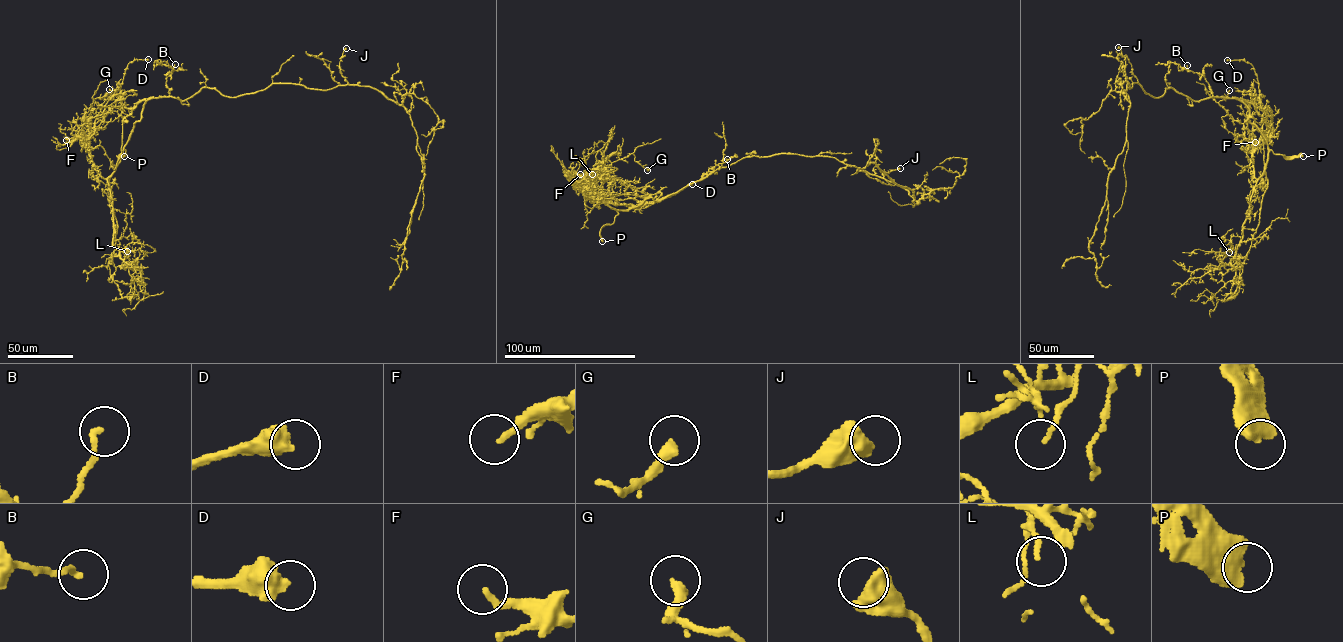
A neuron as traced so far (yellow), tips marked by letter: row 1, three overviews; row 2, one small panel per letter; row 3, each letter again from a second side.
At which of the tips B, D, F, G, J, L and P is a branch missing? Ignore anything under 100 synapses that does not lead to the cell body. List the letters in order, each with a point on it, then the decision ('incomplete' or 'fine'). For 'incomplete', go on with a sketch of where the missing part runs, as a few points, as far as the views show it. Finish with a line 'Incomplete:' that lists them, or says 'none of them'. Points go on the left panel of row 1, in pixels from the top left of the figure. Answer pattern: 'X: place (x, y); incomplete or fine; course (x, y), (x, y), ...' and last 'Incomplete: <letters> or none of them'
B: place (175, 64); fine
D: place (148, 59); fine
F: place (66, 140); fine
G: place (109, 89); fine
J: place (346, 48); fine
L: place (127, 251); fine
P: place (124, 156); incomplete; course (124, 156), (140, 152)
Incomplete: P

